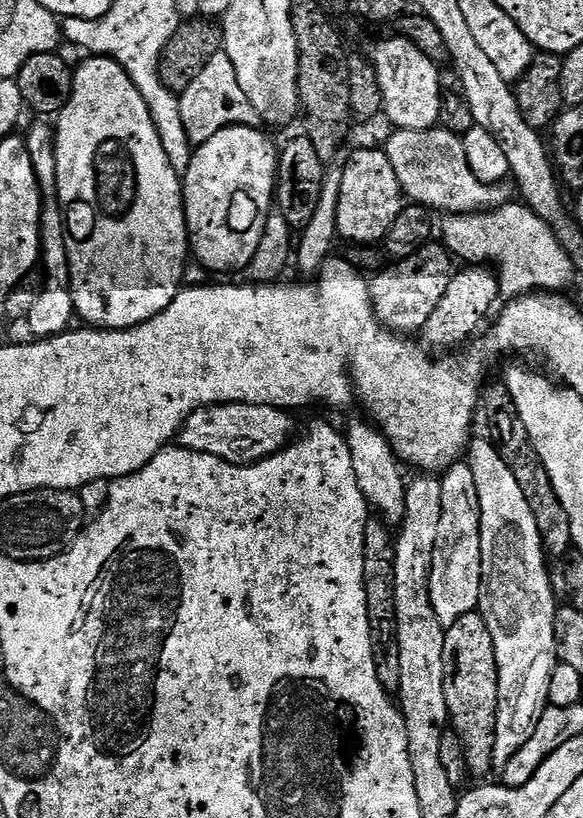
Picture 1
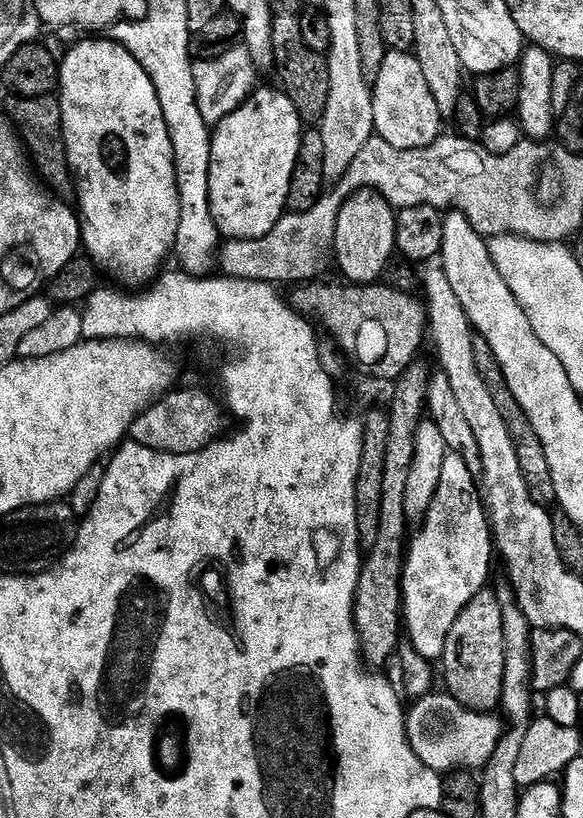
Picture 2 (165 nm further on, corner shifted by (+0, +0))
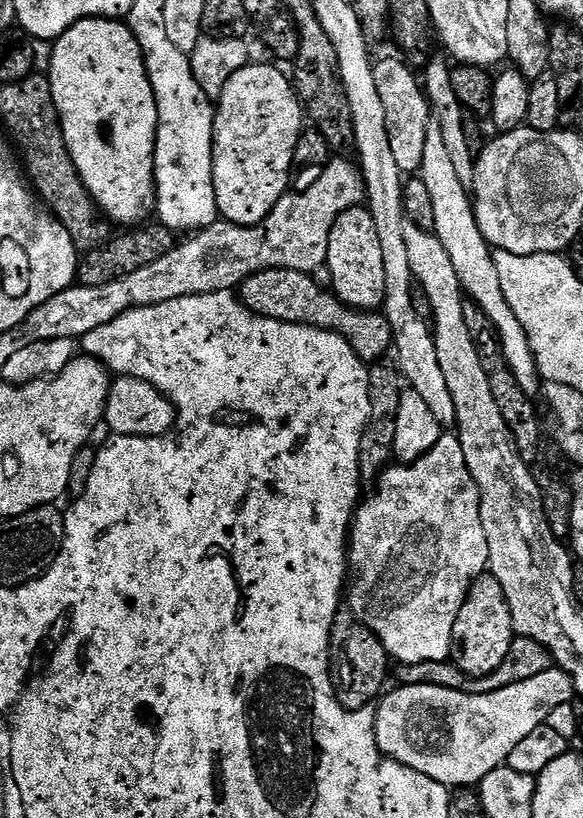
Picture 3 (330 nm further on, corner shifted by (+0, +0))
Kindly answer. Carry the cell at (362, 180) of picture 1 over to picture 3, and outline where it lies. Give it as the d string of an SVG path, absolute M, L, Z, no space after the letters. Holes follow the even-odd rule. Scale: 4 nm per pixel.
M367 207L347 208L334 222L328 242L326 273L332 279L331 291L347 308L376 310L383 305L385 270L381 256L381 243L374 218Z

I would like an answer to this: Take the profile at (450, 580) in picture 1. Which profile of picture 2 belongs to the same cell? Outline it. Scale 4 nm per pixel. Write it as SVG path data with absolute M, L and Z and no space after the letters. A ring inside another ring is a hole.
M449 452L446 462L442 462L442 482L438 482L436 497L432 509L422 522L424 529L416 540L416 549L411 549L410 559L404 565L402 581L403 615L406 624L412 627L411 643L415 645L421 656L430 662L436 662L443 657L446 650L446 638L458 622L458 614L474 598L474 594L485 591L488 571L492 568L492 548L494 552L494 531L478 487L477 477L466 466L466 462L457 452Z

